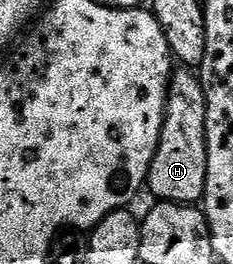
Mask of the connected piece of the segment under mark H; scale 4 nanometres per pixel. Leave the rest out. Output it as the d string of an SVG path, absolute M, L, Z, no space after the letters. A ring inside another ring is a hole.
M191 71L172 72L167 90L167 113L163 117L161 139L149 167L146 188L160 202L195 205L202 202L207 174L207 100L203 85Z

